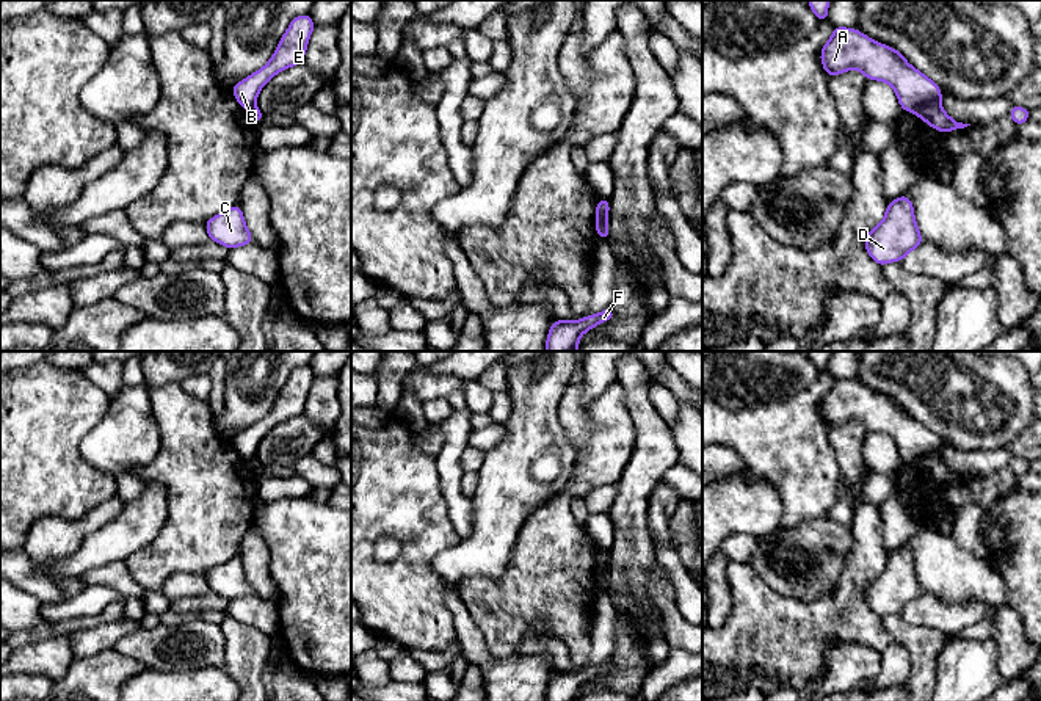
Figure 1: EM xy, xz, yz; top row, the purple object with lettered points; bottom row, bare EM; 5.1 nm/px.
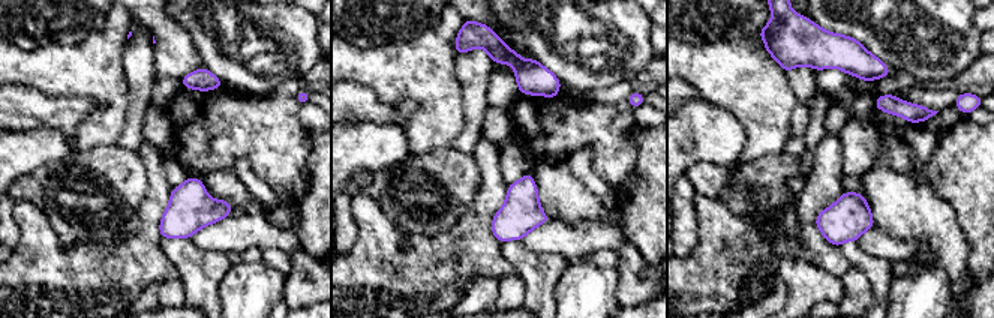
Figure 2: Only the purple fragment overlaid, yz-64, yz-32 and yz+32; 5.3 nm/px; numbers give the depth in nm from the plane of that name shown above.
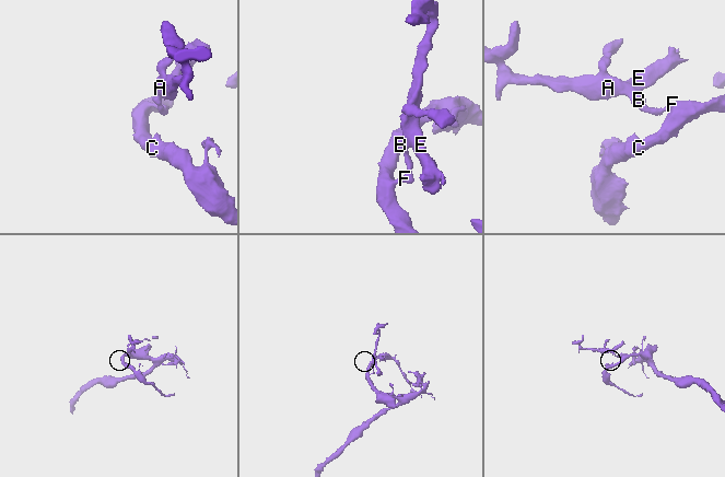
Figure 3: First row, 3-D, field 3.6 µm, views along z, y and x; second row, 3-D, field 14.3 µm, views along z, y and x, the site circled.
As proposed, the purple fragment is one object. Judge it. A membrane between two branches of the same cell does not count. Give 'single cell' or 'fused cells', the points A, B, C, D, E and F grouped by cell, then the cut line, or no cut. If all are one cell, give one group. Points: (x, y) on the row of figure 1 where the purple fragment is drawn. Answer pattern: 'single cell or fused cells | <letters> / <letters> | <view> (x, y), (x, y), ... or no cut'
fused cells | A B E / C D F | yz (938, 104), (919, 107), (914, 112)

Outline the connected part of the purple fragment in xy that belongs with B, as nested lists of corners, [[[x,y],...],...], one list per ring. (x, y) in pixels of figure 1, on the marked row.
[[[310,14],[296,16],[281,38],[270,61],[262,69],[232,86],[230,91],[241,107],[246,110],[256,107],[257,96],[270,78],[277,72],[304,61],[304,53],[314,27],[315,24]]]

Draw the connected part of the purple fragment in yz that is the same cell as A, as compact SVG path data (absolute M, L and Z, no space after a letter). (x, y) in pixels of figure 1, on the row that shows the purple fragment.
M834 25L832 36L822 47L820 60L829 78L859 69L869 82L886 82L895 91L903 111L916 113L942 100L941 88L912 67L898 50L856 28Z

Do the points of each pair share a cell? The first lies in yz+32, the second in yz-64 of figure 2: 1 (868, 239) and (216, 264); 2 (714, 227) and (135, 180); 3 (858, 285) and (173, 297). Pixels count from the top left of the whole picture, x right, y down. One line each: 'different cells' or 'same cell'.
1: different cells
2: different cells
3: same cell

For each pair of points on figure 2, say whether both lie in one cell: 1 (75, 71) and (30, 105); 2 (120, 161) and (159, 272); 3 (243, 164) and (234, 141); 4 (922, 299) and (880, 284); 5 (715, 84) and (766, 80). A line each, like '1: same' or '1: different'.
1: different
2: different
3: different
4: different
5: same

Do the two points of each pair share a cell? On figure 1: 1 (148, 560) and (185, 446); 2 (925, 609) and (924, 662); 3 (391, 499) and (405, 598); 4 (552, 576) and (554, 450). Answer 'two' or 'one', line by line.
1: one
2: two
3: one
4: two

